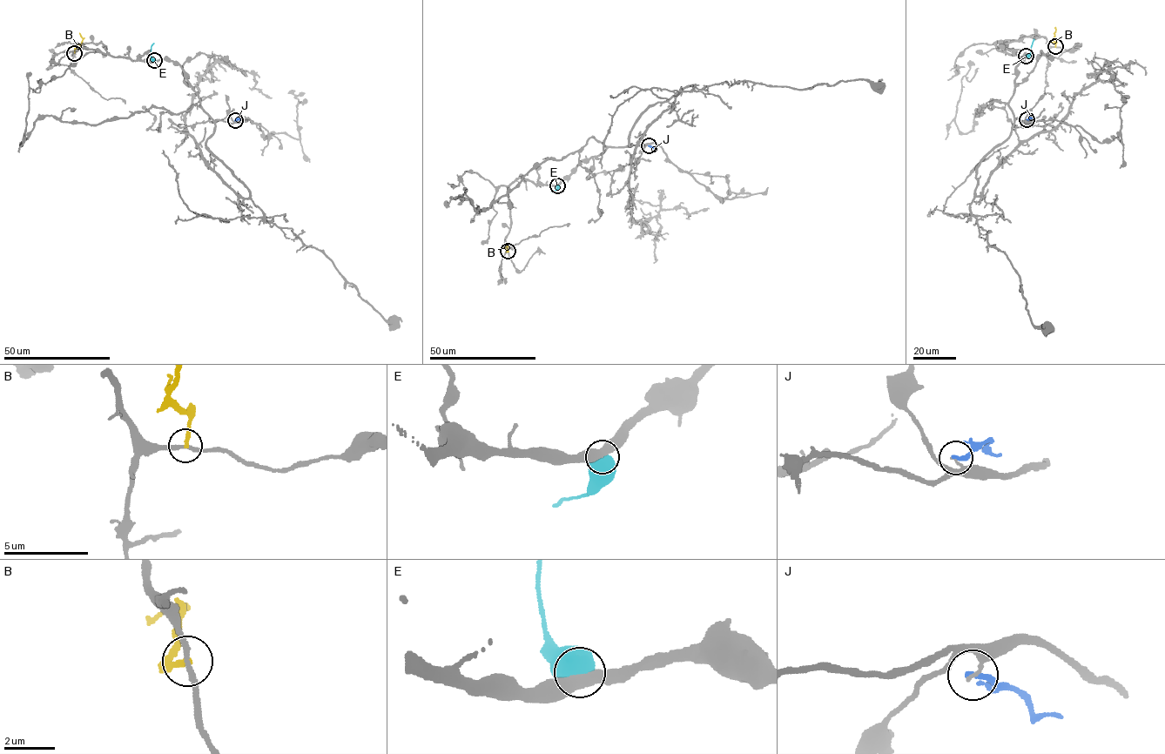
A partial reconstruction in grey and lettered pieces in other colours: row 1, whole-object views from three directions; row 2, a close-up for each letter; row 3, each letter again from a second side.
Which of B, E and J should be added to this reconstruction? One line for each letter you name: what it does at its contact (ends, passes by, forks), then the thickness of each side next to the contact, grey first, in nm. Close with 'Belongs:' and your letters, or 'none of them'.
Belongs: none of them

